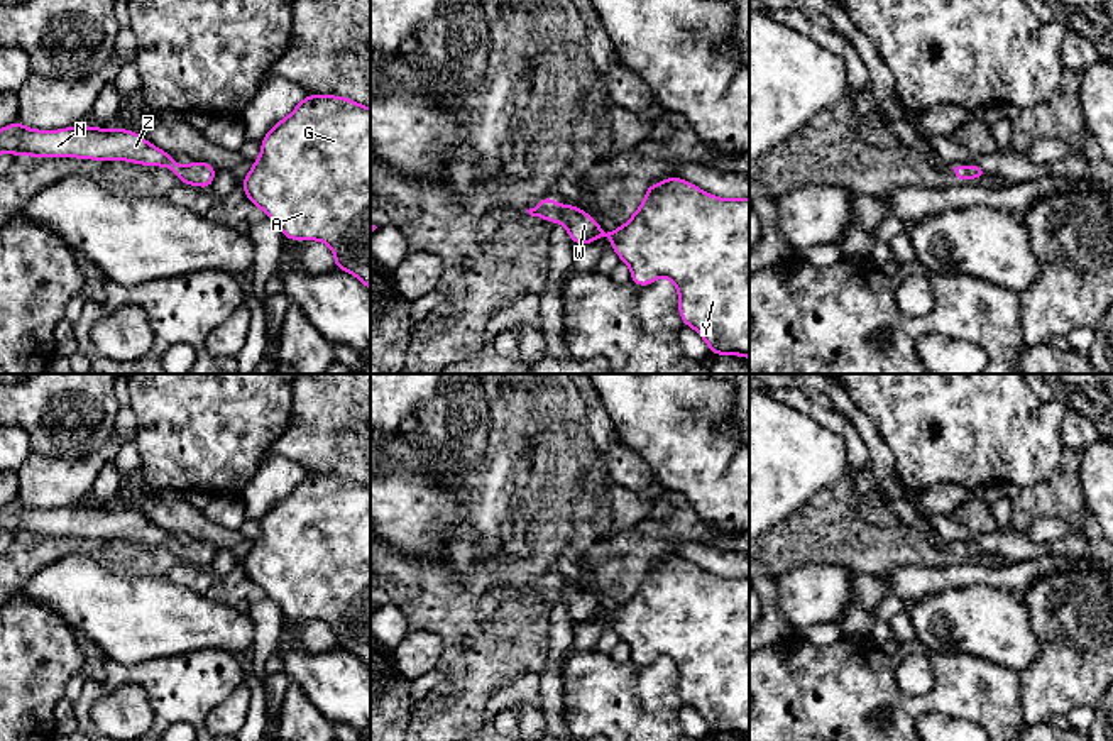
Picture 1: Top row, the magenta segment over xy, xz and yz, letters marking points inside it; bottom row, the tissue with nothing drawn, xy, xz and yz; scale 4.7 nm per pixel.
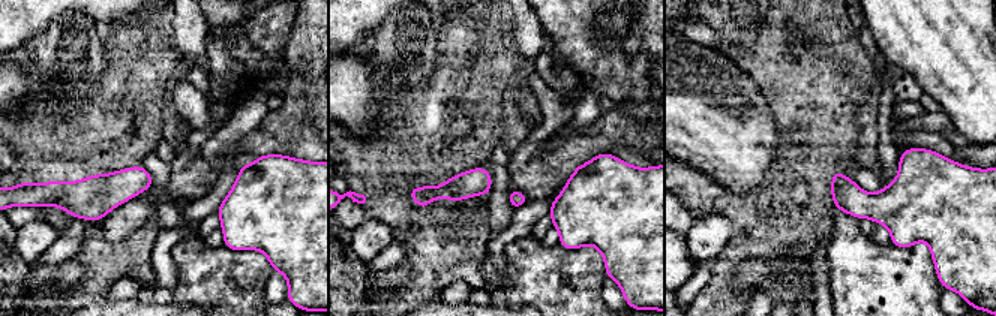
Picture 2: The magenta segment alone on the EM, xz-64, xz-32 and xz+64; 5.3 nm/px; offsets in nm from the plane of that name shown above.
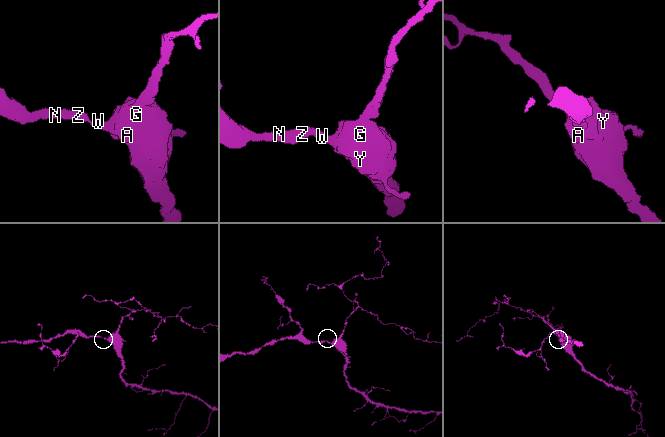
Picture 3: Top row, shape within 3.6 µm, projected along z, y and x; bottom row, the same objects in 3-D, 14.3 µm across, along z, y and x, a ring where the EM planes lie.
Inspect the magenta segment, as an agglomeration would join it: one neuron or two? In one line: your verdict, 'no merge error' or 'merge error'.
no merge error

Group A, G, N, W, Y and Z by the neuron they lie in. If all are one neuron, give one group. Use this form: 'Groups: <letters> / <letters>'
Groups: A G N W Y Z

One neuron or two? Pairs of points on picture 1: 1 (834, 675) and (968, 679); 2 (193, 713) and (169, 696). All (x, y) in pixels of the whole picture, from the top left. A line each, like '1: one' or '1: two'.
1: one
2: one

